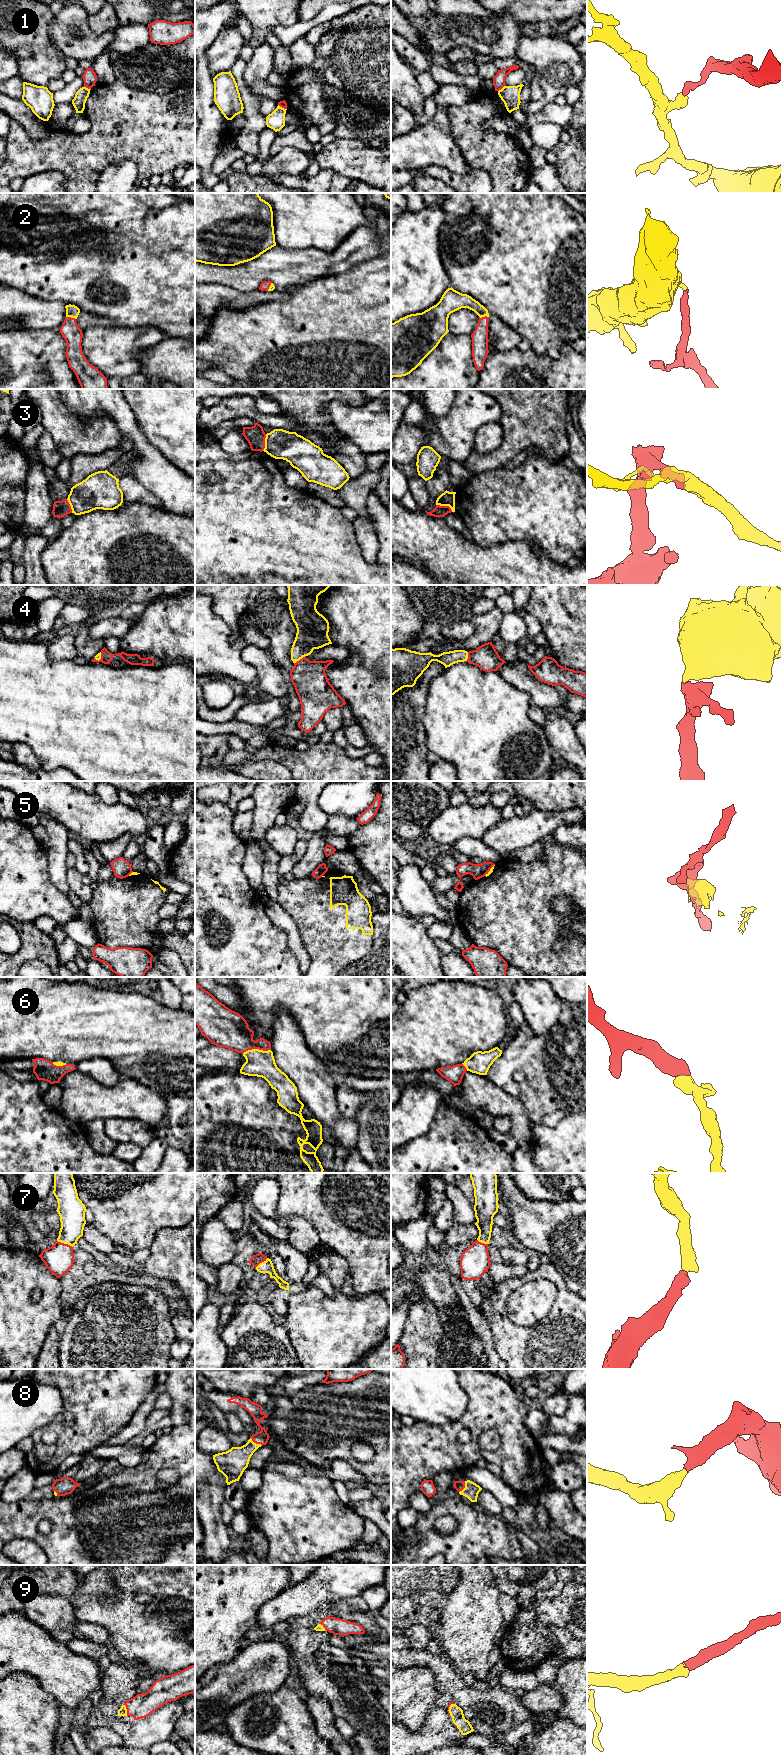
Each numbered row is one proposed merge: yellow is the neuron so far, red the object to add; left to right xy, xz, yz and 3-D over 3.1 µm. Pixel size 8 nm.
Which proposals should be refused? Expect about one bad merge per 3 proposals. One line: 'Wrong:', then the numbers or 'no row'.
Wrong: 1, 3, 5

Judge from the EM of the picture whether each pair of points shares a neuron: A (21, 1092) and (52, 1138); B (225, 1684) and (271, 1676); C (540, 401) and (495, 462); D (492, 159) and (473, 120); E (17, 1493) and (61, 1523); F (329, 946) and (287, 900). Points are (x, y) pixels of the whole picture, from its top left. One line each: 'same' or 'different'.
A: same
B: same
C: same
D: same
E: different
F: same

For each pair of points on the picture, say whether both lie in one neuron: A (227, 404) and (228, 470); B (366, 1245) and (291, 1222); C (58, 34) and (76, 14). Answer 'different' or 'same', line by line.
A: different
B: different
C: same

